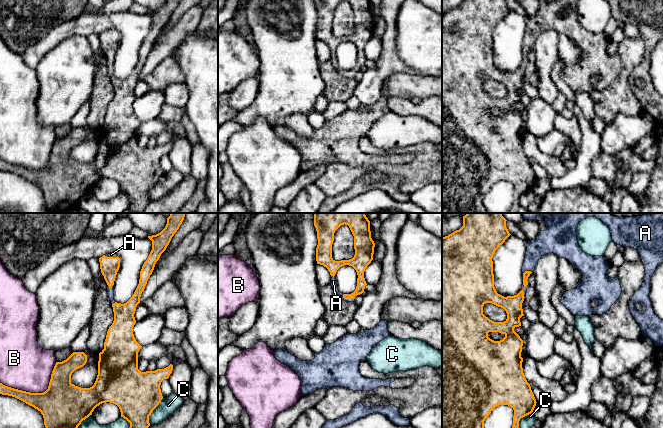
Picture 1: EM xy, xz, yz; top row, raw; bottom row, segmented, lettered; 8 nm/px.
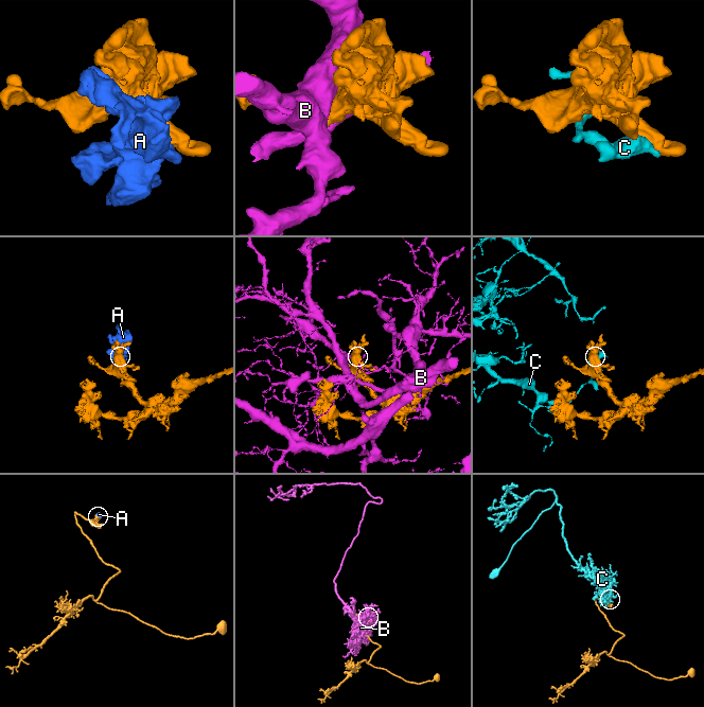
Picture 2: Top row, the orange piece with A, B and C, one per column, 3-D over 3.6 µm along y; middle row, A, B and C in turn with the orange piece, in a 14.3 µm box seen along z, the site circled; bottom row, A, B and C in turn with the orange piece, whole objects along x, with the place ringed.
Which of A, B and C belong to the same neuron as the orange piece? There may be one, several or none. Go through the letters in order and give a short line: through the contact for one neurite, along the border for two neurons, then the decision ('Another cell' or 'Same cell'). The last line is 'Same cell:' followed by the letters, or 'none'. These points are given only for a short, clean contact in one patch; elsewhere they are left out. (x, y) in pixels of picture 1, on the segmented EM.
A: Same cell
B: Another cell
C: Another cell
Same cell: A

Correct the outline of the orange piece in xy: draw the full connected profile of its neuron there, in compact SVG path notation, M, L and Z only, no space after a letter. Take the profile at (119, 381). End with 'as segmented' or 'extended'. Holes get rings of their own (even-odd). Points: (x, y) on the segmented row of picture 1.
M171 213L167 218L165 228L156 235L148 236L152 241L152 250L140 271L139 284L126 303L121 304L114 300L114 281L120 267L120 258L115 253L99 258L101 273L107 283L107 293L113 307L114 321L107 331L104 349L99 353L98 375L92 387L81 388L71 383L72 373L87 362L87 355L84 352L73 352L66 360L56 362L45 392L30 393L0 383L0 394L15 397L40 411L46 428L78 428L83 420L92 415L97 406L106 402L119 407L121 417L130 423L129 428L148 428L150 426L149 416L163 399L160 389L161 382L169 378L173 365L170 364L164 369L155 371L141 372L138 369L138 352L142 346L136 341L133 334L133 327L136 323L134 314L156 262L179 229L185 214Z; extended

